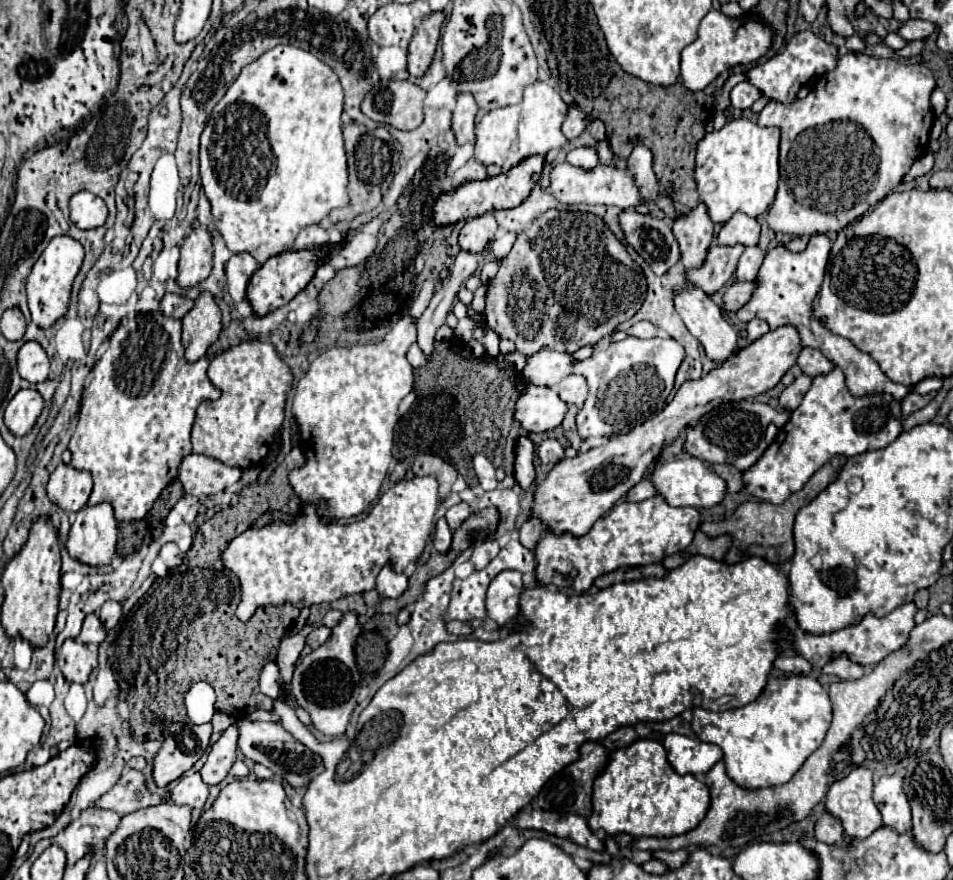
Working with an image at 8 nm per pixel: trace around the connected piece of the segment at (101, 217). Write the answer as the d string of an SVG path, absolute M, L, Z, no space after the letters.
M80 191L70 199L70 221L78 229L102 227L108 217L106 203L90 191Z

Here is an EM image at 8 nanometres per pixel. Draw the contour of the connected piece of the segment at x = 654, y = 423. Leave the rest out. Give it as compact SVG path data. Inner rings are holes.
M790 325L768 331L760 339L752 341L744 349L736 349L724 363L714 367L708 375L682 383L674 399L652 419L636 425L624 435L612 437L600 447L586 453L578 453L574 459L560 461L548 477L538 483L534 493L534 505L530 515L538 517L552 531L568 531L572 535L586 535L596 519L614 507L636 483L642 481L648 467L656 461L666 445L670 445L678 433L686 427L696 427L698 421L722 403L742 401L756 397L776 387L782 375L796 363L800 351L798 331Z

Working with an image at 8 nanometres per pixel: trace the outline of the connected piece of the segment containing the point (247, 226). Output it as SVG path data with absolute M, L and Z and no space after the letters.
M278 45L270 51L266 51L262 57L258 57L254 63L246 65L242 69L242 73L238 75L238 79L230 85L226 95L216 103L212 117L208 119L208 123L202 131L202 137L200 137L200 175L202 175L202 187L206 191L206 197L210 199L210 205L212 205L214 225L220 231L226 247L232 253L248 251L260 265L264 265L270 257L290 251L300 229L304 229L308 225L318 225L332 209L348 205L348 193L346 193L348 167L346 167L346 153L344 153L344 141L342 141L342 121L340 121L342 99L344 99L344 95L342 95L340 81L326 63L316 59L310 51L298 49L294 45Z

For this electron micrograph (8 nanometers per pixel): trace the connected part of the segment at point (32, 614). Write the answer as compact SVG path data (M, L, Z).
M38 519L22 551L6 565L2 575L4 605L2 605L2 627L10 639L22 637L32 647L44 647L54 629L58 615L60 595L60 547L58 535L52 531L48 519Z

